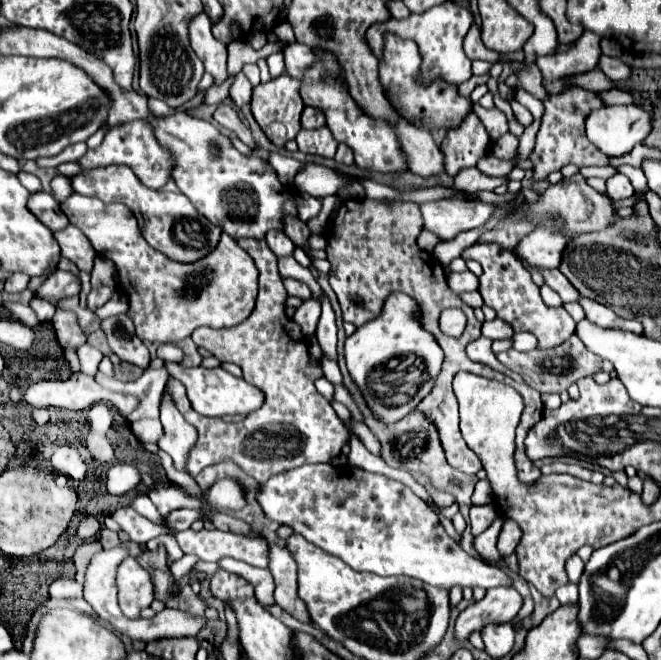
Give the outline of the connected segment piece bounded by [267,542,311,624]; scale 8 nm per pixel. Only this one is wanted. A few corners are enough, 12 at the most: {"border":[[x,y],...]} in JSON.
{"border":[[267,542],[275,600],[299,622],[309,624],[297,596],[297,562],[287,546]]}

